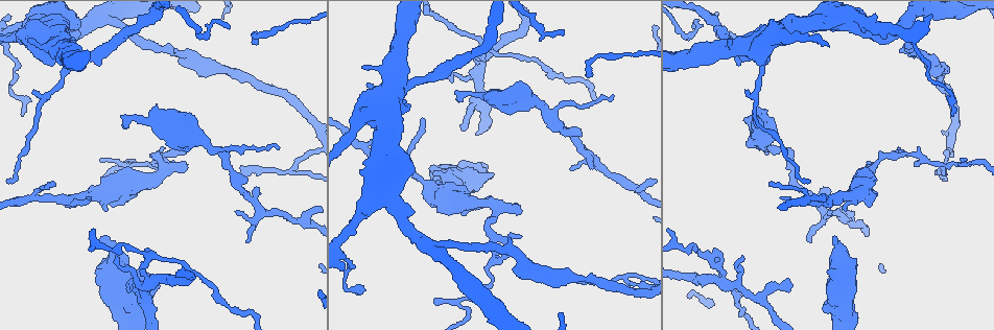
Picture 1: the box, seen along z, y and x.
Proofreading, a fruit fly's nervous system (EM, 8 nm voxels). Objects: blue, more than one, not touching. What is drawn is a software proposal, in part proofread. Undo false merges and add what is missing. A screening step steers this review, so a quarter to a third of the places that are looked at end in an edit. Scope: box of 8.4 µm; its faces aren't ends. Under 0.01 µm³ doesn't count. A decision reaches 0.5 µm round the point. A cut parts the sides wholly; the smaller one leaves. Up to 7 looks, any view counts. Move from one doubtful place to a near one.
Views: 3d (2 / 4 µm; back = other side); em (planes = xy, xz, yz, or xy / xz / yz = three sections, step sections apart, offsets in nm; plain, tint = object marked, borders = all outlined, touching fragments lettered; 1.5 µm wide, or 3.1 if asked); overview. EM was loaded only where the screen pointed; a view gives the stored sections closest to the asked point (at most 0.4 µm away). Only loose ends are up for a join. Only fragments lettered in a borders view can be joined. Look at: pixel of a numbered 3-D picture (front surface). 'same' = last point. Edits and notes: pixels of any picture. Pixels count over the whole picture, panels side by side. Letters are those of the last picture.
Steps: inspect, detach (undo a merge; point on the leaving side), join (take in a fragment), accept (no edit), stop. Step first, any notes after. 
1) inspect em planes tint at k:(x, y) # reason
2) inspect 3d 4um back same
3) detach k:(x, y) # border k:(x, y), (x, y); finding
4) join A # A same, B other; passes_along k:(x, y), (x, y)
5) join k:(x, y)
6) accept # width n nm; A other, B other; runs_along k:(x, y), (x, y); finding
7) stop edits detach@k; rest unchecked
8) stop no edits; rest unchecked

inspect em xz step 4 borders at 1:(518, 205) # branch stops here

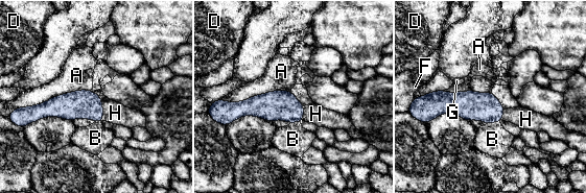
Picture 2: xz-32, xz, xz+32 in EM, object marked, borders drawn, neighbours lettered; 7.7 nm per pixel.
inspect em planes borders same

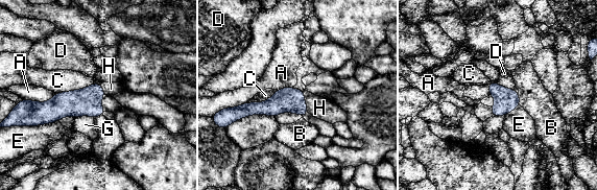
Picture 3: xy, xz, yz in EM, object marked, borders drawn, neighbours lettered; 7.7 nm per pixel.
join H # width 180 nm; A other, B other, C other, D other, E other, G other, H same; the neuron continues

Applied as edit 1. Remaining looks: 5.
inspect overview # redraw

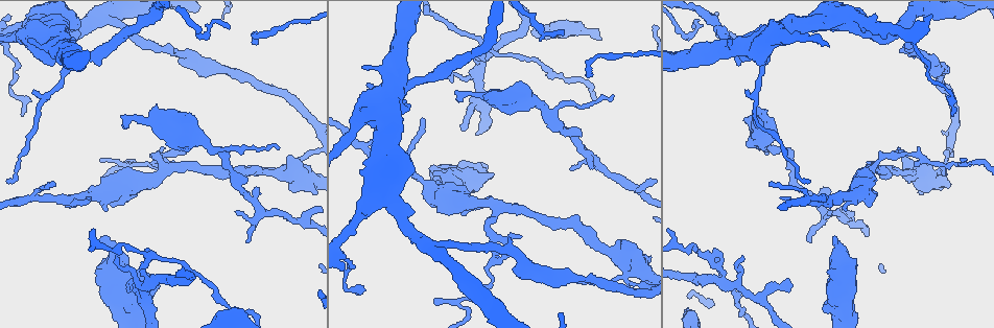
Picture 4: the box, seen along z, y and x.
inspect em planes plain at 4:(129, 284)

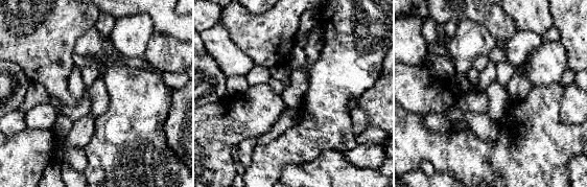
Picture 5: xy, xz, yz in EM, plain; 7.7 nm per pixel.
inspect em planes borders same

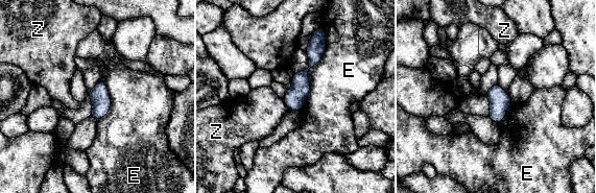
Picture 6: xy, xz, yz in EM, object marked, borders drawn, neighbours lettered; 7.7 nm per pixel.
accept # width 140 nm; E other, Z other; runs_along 6:(317, 32), (314, 58), (290, 107); none of them fits

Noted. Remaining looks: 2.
stop edits join@3; rest unchecked

